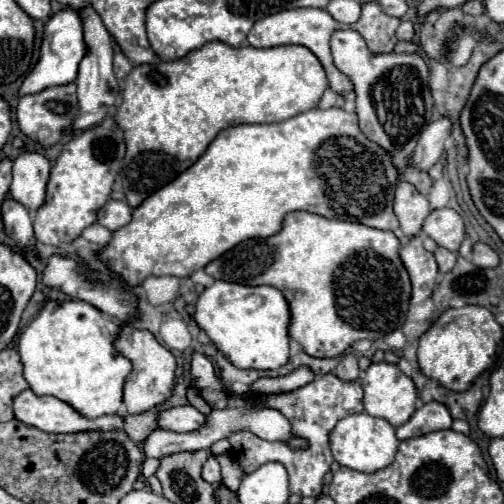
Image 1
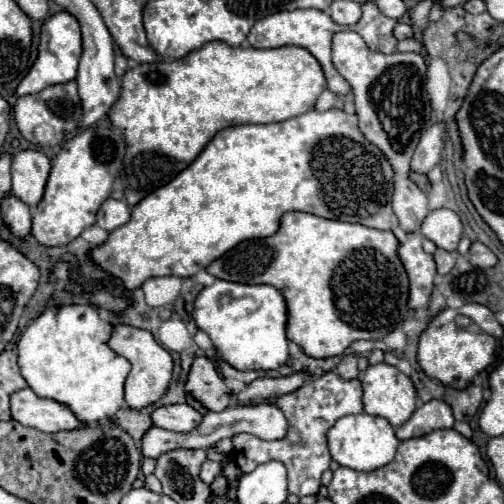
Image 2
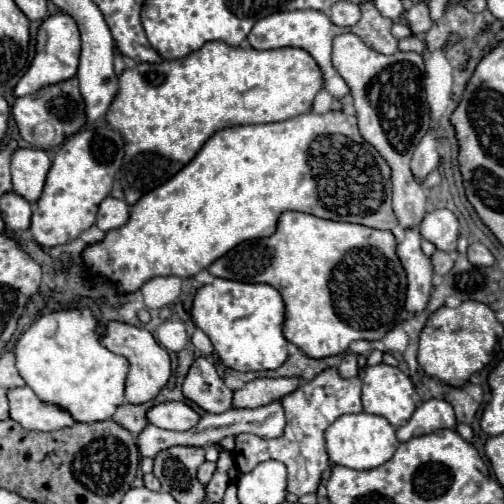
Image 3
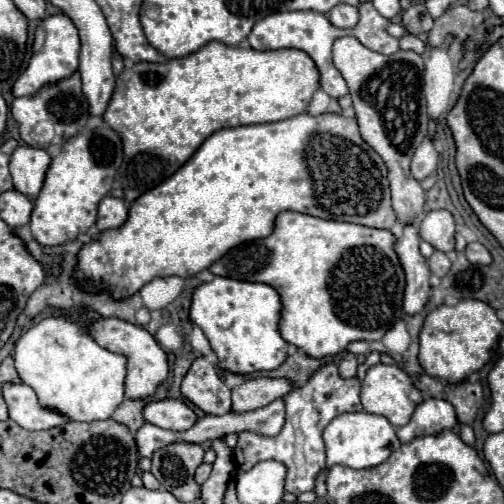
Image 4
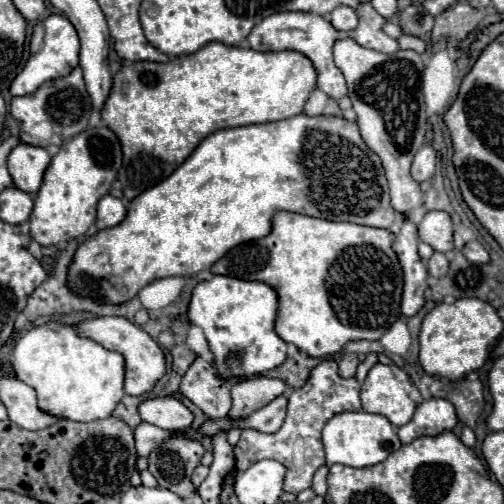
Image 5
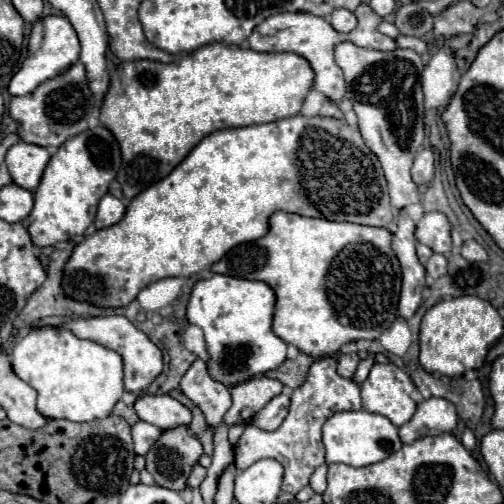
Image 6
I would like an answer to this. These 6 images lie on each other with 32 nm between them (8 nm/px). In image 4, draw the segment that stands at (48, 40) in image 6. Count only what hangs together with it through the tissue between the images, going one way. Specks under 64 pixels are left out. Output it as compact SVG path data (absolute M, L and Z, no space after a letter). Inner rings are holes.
M54 14L40 22L36 28L36 40L34 40L34 54L26 68L26 72L16 80L12 94L14 96L28 96L38 92L44 84L54 84L56 80L64 80L72 76L78 68L78 52L80 52L80 38L74 22L66 14Z

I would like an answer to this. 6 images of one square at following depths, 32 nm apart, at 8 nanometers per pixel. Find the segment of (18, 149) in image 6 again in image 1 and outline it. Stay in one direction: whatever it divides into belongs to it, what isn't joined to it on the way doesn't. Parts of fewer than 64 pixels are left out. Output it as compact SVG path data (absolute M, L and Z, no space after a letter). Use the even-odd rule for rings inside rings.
M22 152L14 160L10 196L30 212L36 212L46 198L50 162L38 152Z

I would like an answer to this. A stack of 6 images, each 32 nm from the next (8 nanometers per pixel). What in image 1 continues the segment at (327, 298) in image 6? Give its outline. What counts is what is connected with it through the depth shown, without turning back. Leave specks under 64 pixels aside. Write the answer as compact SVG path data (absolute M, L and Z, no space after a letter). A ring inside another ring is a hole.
M290 212L284 226L270 238L252 238L212 260L204 270L214 280L246 286L274 286L290 304L290 336L314 358L336 358L358 340L380 340L406 322L412 284L398 256L400 240L394 232L356 222L328 220L312 212Z

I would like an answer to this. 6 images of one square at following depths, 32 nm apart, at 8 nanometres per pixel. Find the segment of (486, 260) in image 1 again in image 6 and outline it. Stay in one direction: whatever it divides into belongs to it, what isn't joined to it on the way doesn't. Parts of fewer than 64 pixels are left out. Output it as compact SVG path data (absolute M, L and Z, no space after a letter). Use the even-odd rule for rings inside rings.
M468 240L468 242L464 242L460 254L462 254L466 260L470 260L470 262L486 262L486 260L488 260L486 250L484 250L476 240Z

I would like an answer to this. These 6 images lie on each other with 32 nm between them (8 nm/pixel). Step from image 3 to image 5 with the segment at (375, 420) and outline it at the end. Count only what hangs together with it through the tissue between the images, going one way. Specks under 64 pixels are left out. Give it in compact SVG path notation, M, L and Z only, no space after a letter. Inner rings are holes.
M364 410L336 414L324 426L322 440L324 440L324 448L326 448L326 466L344 464L344 466L352 466L352 468L366 468L366 466L380 464L394 450L398 450L402 446L398 440L396 428L384 416L368 414Z

